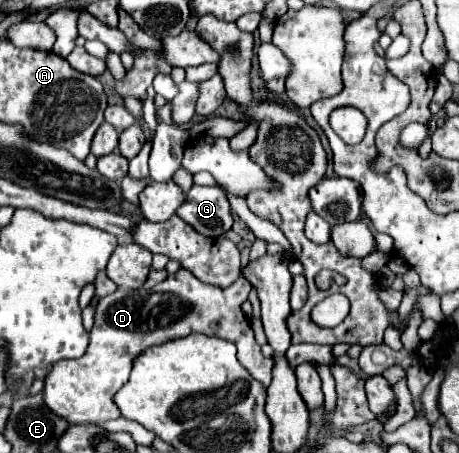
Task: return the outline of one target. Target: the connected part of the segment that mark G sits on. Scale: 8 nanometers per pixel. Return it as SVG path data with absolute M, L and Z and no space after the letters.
M192 186L176 214L196 232L218 238L232 228L232 210L226 194L218 186Z

